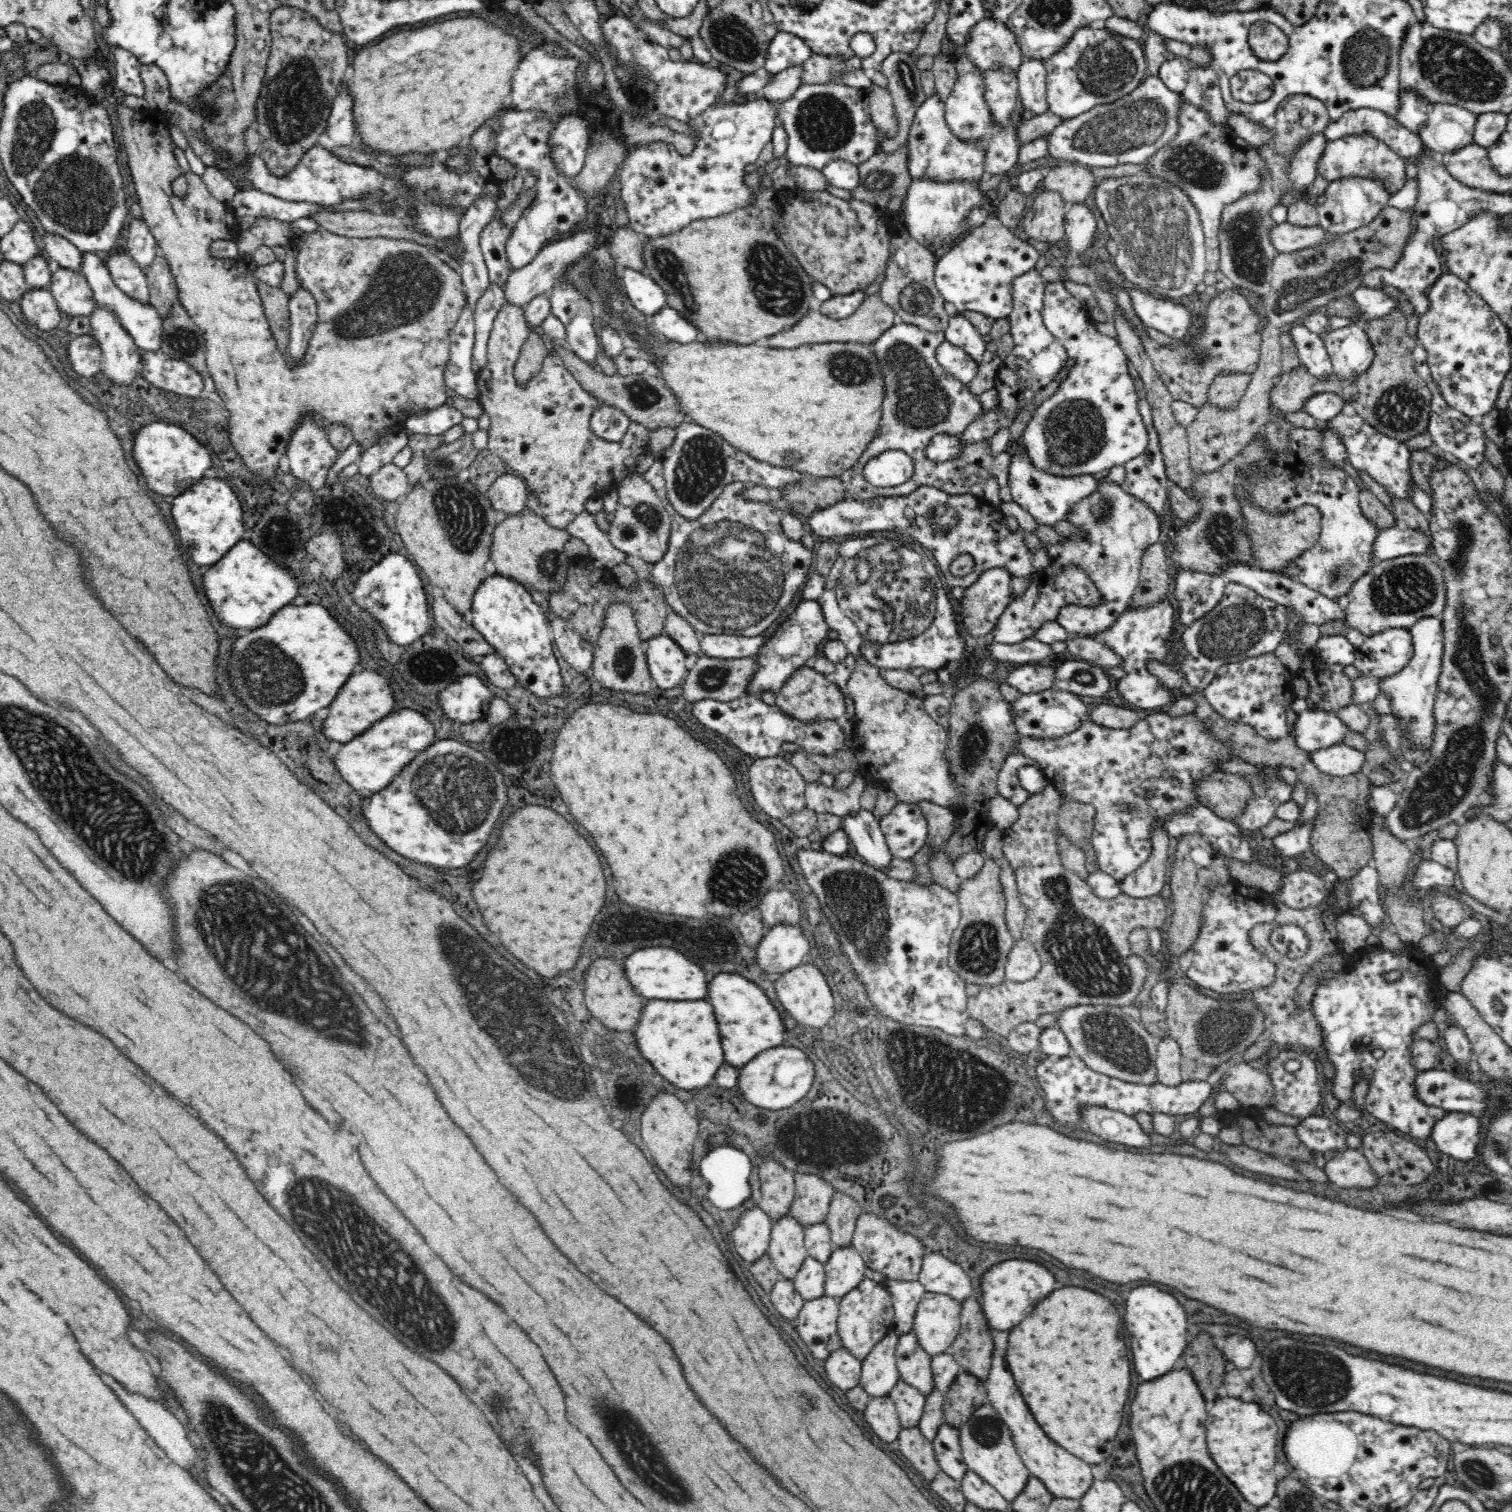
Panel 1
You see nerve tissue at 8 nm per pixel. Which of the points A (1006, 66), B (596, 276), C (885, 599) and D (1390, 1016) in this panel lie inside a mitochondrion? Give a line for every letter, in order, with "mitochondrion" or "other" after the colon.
A: other
B: mitochondrion
C: mitochondrion
D: mitochondrion

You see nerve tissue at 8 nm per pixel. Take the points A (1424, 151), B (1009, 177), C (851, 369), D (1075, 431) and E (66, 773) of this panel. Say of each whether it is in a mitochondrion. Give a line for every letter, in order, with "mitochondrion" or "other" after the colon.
A: other
B: other
C: mitochondrion
D: mitochondrion
E: mitochondrion

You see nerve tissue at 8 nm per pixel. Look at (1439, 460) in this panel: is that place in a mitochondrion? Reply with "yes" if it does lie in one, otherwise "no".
no

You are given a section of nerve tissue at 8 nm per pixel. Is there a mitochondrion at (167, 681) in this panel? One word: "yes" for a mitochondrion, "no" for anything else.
no

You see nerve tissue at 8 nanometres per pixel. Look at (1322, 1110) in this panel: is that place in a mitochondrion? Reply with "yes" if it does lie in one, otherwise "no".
no

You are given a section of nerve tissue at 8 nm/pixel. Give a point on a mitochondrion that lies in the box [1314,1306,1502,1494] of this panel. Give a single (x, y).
(1478, 1472)

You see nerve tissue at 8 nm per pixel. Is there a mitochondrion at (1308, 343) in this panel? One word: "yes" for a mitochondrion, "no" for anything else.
no

